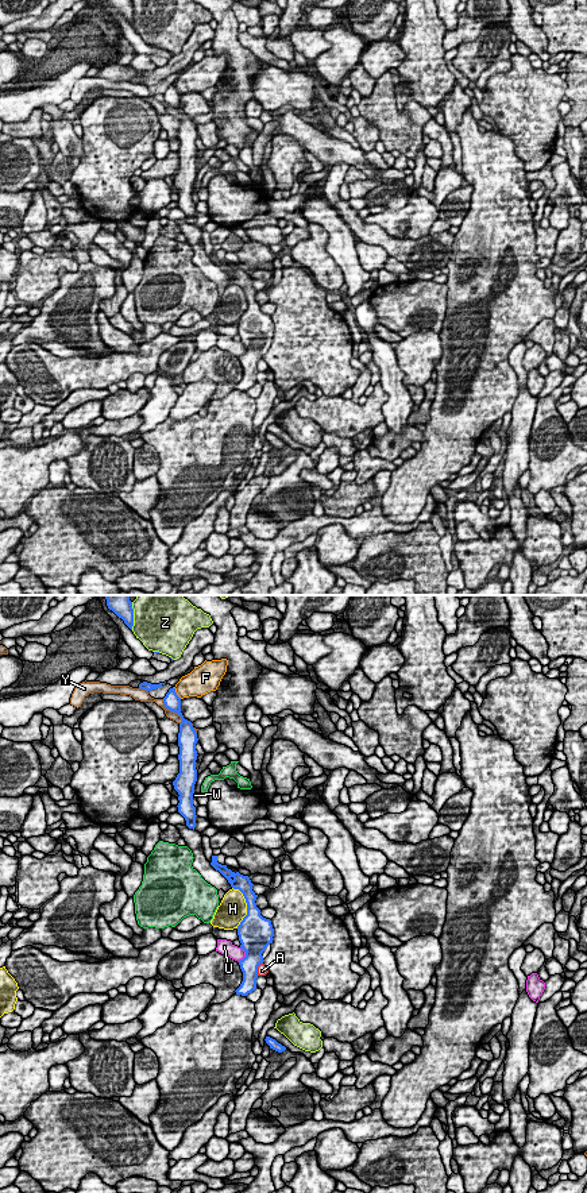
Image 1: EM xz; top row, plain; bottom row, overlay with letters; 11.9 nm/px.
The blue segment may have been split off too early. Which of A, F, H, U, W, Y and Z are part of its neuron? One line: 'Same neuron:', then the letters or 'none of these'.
Same neuron: none of these

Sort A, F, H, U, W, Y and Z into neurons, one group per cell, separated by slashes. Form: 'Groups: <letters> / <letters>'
Groups: A / F / H / U / W / Y / Z

